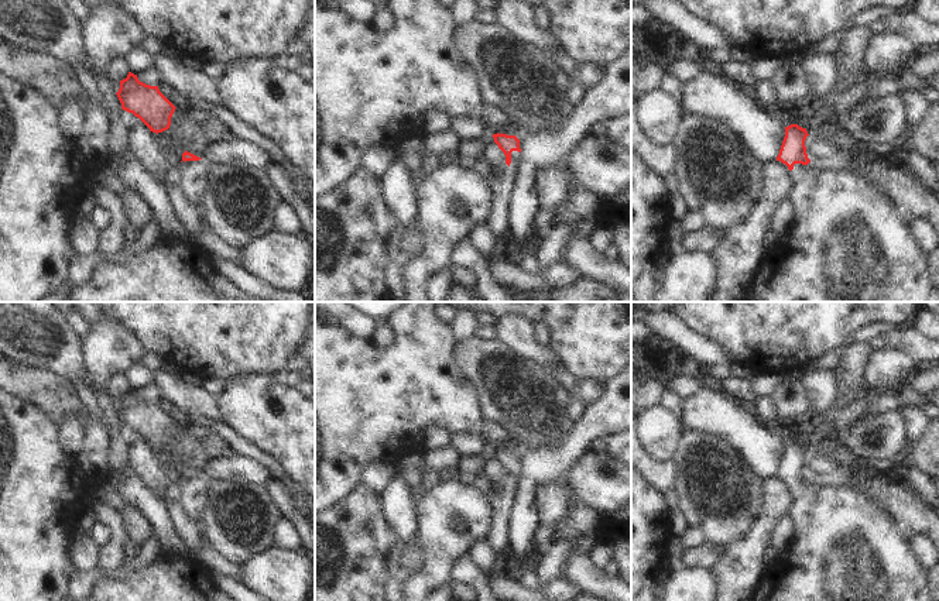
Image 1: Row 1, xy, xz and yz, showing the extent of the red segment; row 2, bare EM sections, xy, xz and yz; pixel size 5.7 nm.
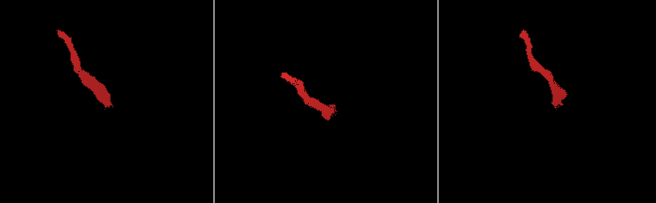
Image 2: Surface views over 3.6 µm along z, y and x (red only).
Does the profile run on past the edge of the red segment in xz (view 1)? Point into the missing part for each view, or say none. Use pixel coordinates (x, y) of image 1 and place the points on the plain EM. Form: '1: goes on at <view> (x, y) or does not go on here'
1: goes on at xz (514, 471)

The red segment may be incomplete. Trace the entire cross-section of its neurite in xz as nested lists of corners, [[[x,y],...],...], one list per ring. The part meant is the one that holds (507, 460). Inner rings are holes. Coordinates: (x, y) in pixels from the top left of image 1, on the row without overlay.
[[[493,450],[494,459],[506,471],[506,480],[511,484],[520,478],[520,456],[515,451]]]

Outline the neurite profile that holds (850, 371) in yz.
[[[859,340],[844,346],[840,360],[833,368],[839,385],[836,411],[849,408],[864,395],[867,389],[867,364],[871,354],[871,341]]]

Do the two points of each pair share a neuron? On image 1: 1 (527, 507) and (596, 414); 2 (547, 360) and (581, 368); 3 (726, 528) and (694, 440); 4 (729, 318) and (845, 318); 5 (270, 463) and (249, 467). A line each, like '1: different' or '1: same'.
1: same
2: different
3: same
4: same
5: different

